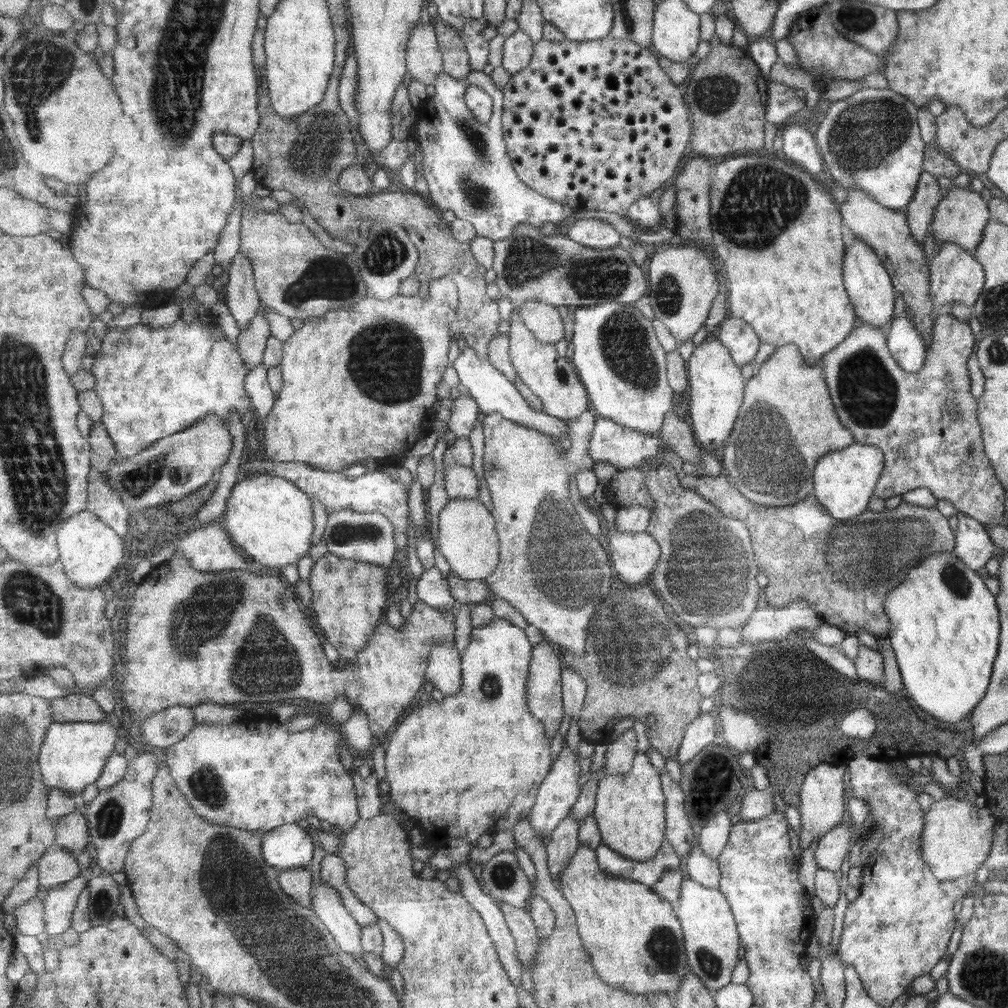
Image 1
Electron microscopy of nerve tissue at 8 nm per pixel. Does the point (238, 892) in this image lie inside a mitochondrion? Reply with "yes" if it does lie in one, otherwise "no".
yes

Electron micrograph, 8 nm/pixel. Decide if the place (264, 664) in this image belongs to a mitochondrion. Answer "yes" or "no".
yes

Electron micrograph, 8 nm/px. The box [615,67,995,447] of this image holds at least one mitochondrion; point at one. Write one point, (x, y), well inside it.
(761, 200)

